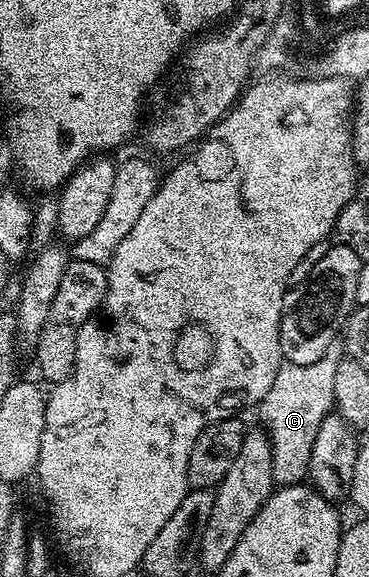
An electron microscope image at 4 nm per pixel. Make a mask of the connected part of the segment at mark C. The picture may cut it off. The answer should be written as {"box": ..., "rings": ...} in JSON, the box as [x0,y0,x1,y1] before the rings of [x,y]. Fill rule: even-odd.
{"box":[257,343,345,485],"rings":[[[331,343],[321,360],[313,364],[297,365],[284,362],[276,379],[257,408],[262,427],[270,440],[273,454],[274,480],[278,485],[300,485],[307,478],[309,456],[314,437],[327,414],[334,409],[333,381],[337,364],[345,356],[342,343]]]}

